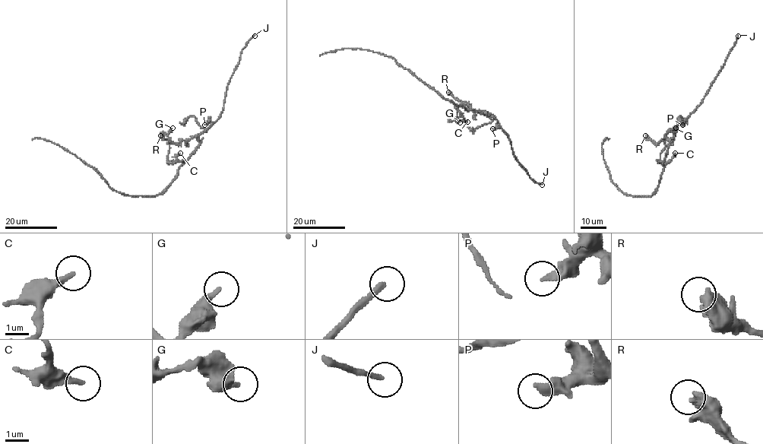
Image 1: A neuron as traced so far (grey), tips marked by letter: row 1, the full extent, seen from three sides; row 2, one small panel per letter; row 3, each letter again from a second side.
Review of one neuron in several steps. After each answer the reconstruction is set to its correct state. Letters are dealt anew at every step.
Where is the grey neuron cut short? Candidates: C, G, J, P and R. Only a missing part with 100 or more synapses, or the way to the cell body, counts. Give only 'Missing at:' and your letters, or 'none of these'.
Missing at: J

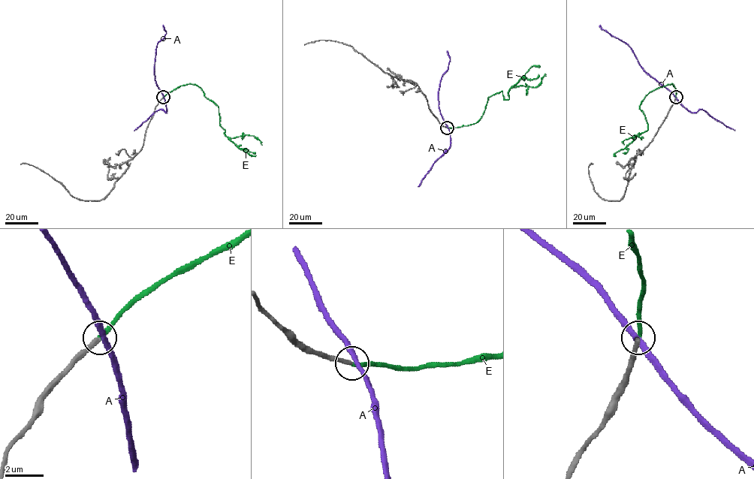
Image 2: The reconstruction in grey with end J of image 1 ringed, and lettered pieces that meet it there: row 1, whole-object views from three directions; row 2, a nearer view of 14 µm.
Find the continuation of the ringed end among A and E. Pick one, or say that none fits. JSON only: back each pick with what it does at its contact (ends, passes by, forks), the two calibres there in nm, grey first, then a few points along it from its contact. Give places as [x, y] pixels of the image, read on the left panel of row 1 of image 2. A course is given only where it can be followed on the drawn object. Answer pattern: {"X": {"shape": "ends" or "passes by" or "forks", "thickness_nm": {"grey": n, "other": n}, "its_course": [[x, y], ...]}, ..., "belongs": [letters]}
{"E": {"shape": "ends", "thickness_nm": {"grey": 240, "other": 200}, "its_course": [[163, 97], [181, 85], [195, 84], [218, 106], [219, 125], [227, 137], [252, 135], [261, 144]]}, "belongs": ["E"]}

